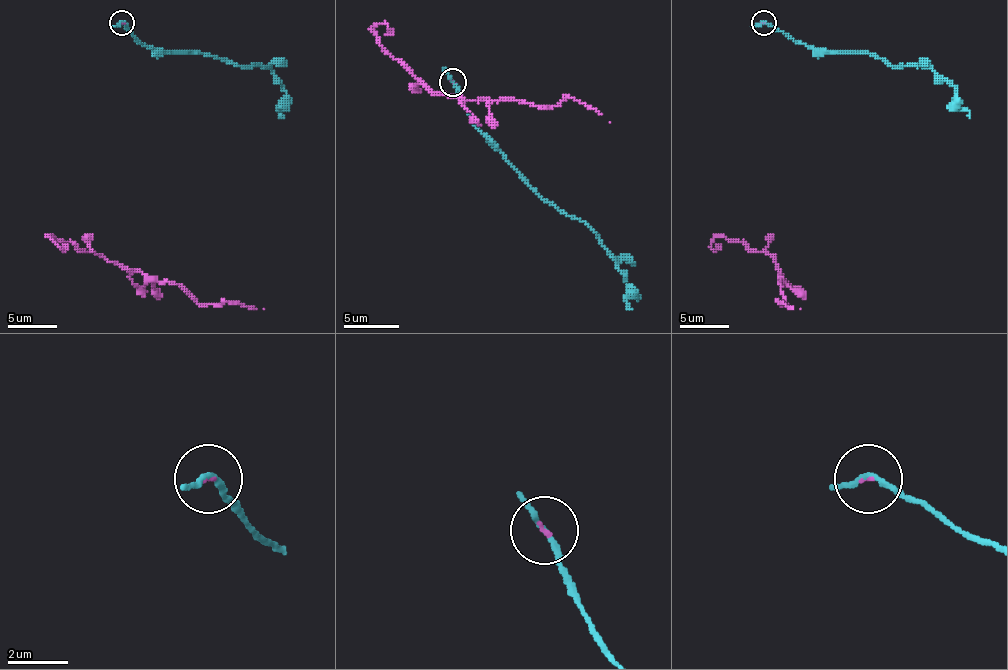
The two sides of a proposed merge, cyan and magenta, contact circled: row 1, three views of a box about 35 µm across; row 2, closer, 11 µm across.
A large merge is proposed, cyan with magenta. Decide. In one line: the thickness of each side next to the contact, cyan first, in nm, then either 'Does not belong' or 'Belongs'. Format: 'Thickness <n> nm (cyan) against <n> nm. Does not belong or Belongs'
Thickness 170 nm (cyan) against 80 nm. Belongs

